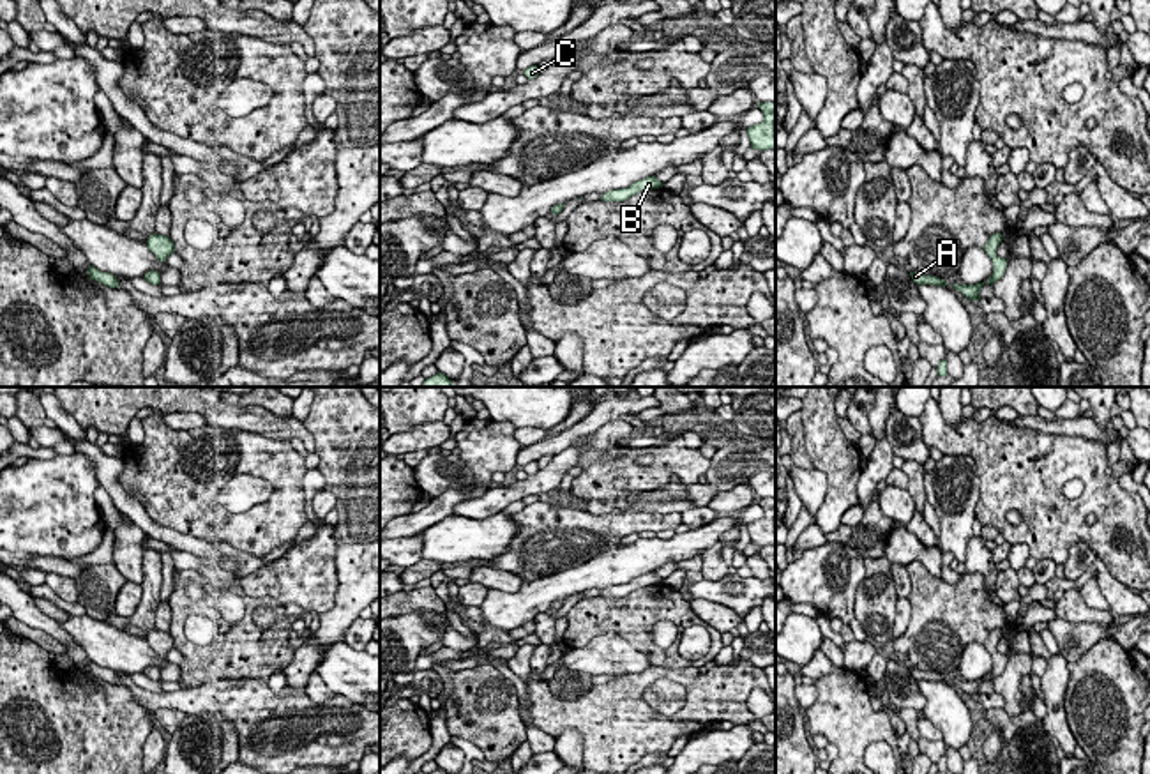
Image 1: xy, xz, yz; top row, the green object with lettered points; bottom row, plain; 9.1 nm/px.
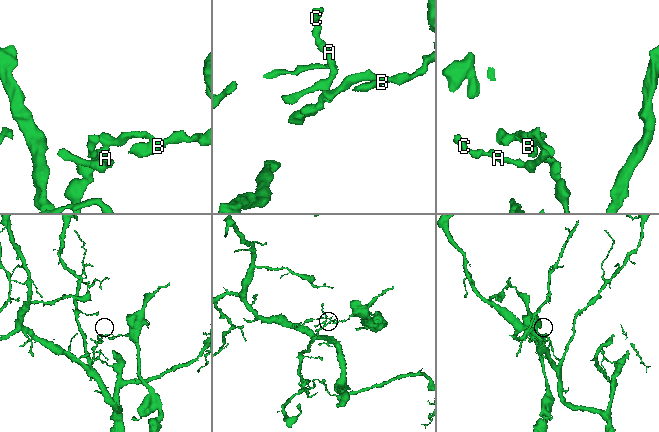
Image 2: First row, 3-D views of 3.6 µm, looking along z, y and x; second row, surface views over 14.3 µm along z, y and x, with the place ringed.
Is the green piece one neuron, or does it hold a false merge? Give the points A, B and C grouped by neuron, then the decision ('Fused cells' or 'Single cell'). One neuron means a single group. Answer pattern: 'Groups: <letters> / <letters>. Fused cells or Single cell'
Groups: A C / B. Fused cells

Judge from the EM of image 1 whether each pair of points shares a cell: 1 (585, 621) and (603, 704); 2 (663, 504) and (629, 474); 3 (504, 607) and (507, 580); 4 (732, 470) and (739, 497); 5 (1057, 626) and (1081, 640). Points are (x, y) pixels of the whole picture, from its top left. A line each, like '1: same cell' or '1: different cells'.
1: different cells
2: different cells
3: different cells
4: different cells
5: same cell

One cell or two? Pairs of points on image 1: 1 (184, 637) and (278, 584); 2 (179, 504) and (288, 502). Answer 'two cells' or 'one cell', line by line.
1: two cells
2: one cell

